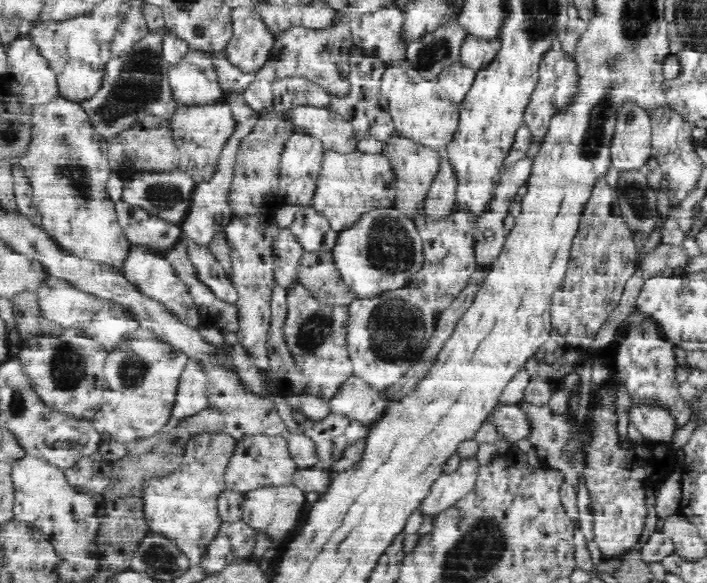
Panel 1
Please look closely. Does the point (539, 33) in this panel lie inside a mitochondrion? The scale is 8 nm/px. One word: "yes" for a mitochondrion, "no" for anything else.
yes

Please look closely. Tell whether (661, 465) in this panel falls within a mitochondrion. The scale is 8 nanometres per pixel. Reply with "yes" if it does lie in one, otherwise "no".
no

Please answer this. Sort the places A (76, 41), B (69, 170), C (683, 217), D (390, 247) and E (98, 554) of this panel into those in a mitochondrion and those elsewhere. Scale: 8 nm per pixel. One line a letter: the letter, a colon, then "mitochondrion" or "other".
A: other
B: mitochondrion
C: other
D: mitochondrion
E: other

